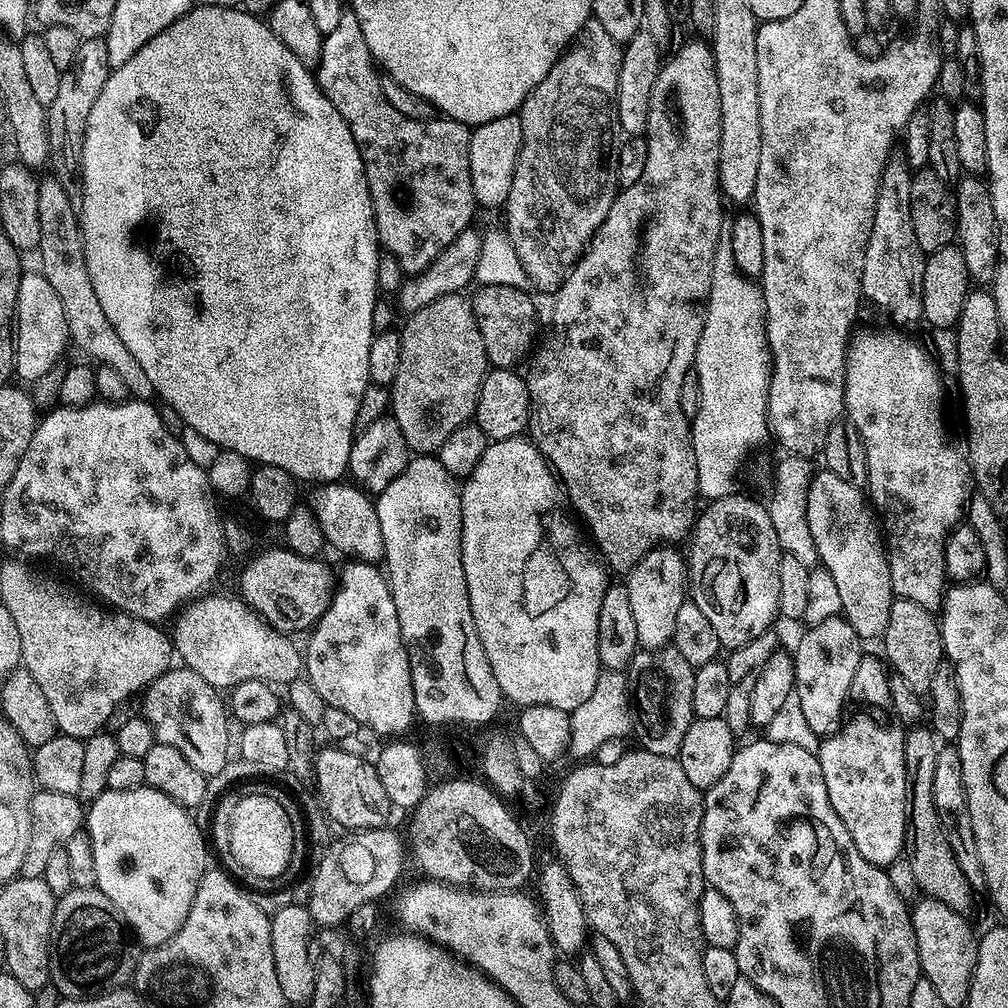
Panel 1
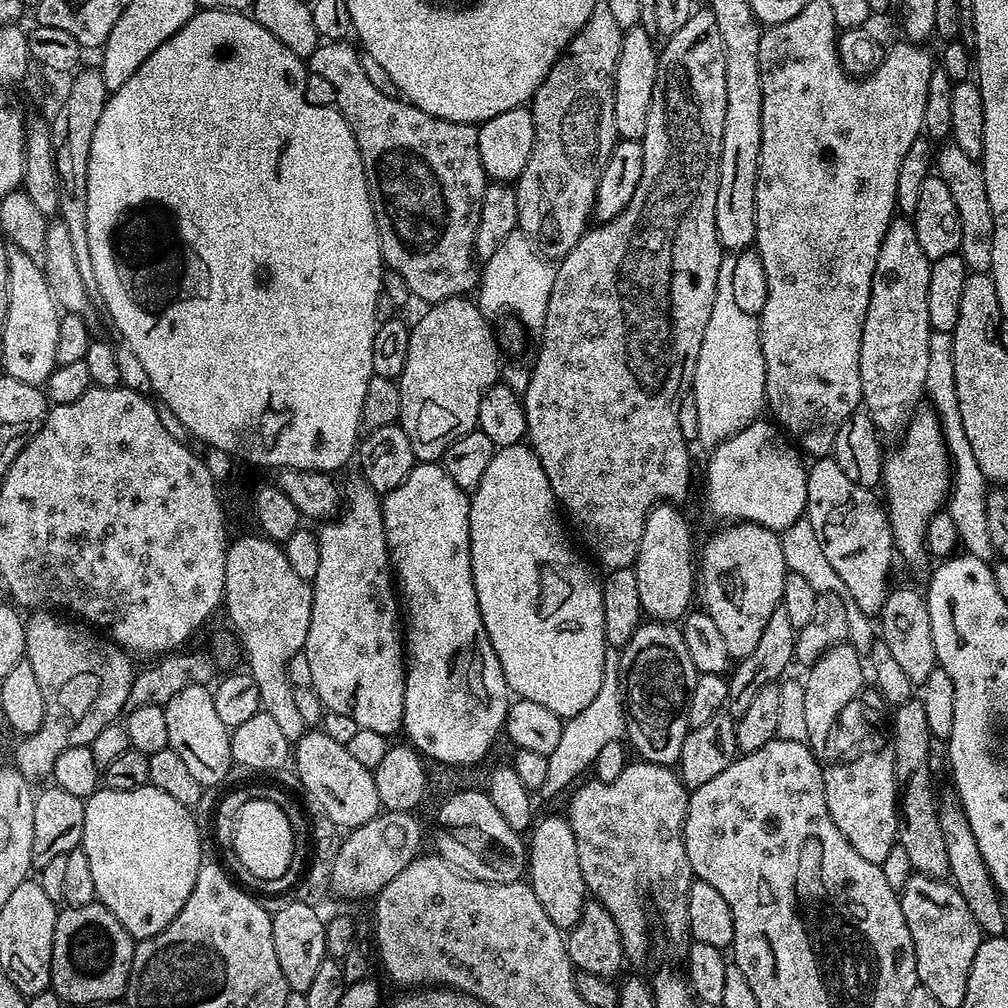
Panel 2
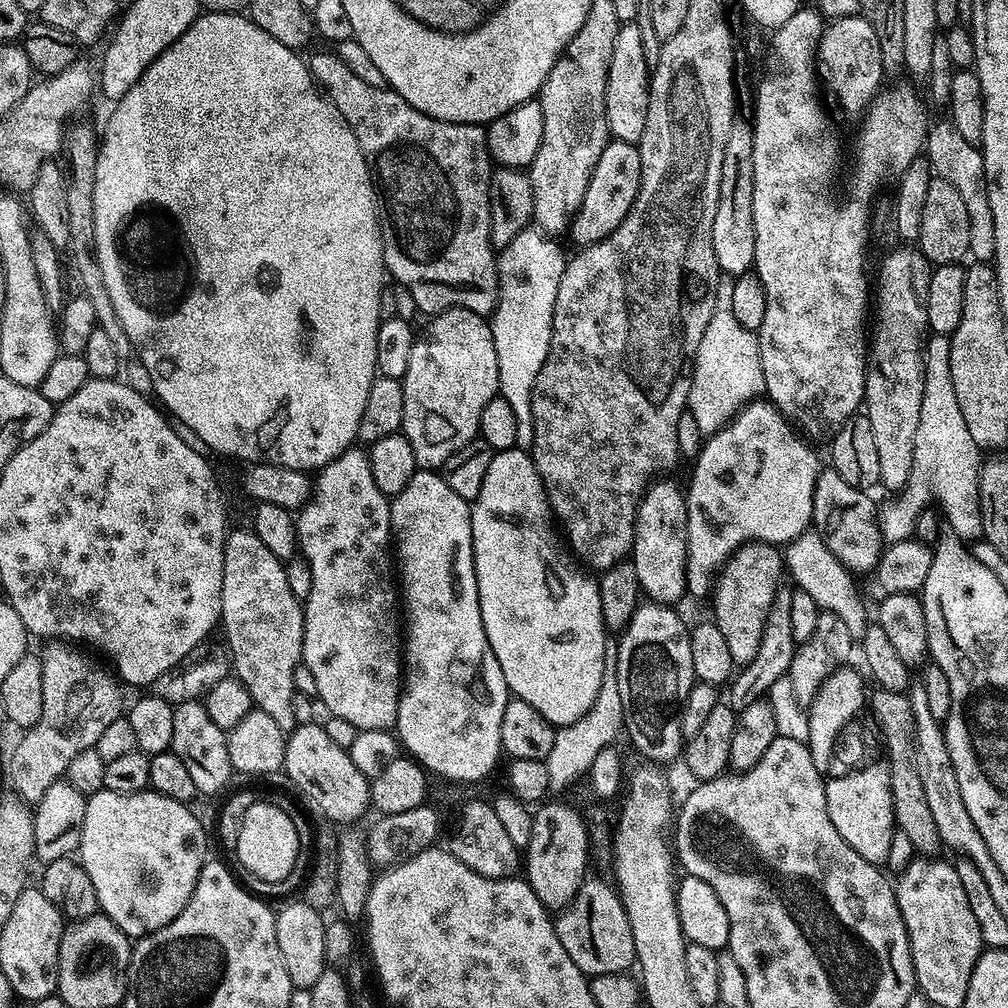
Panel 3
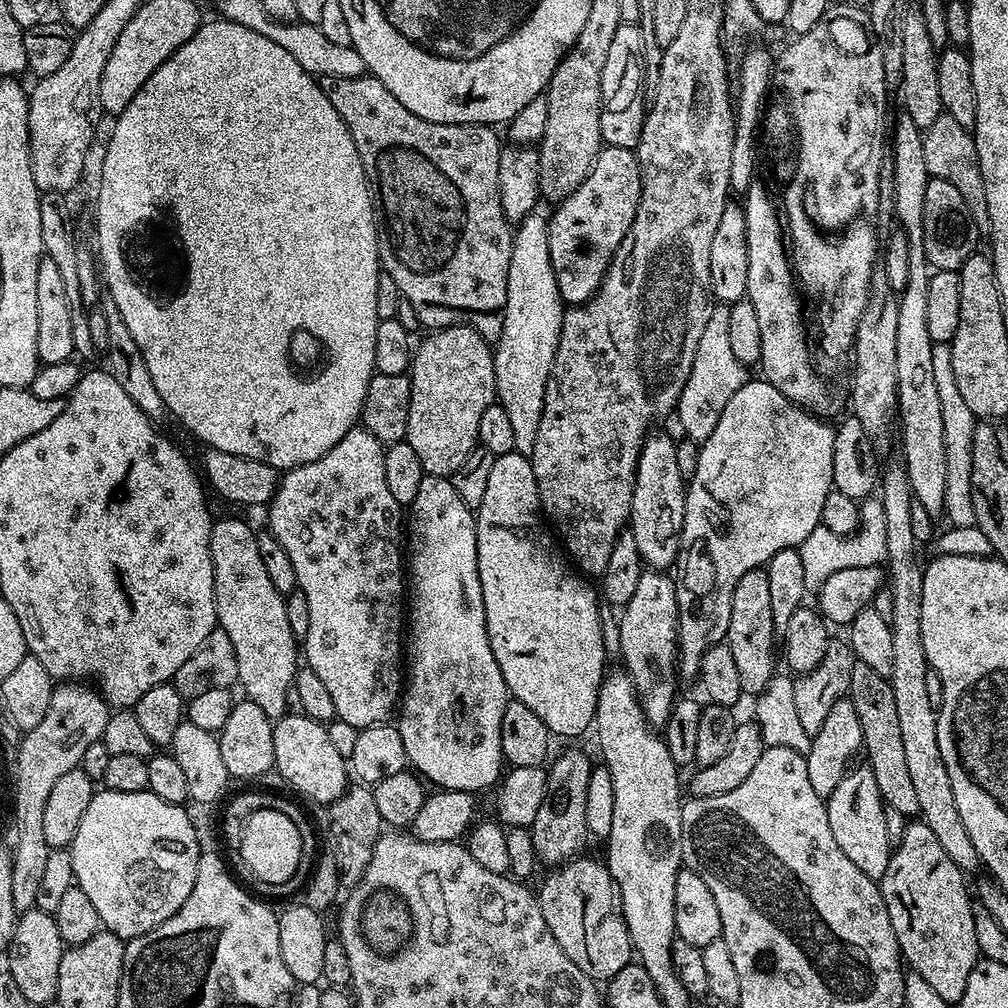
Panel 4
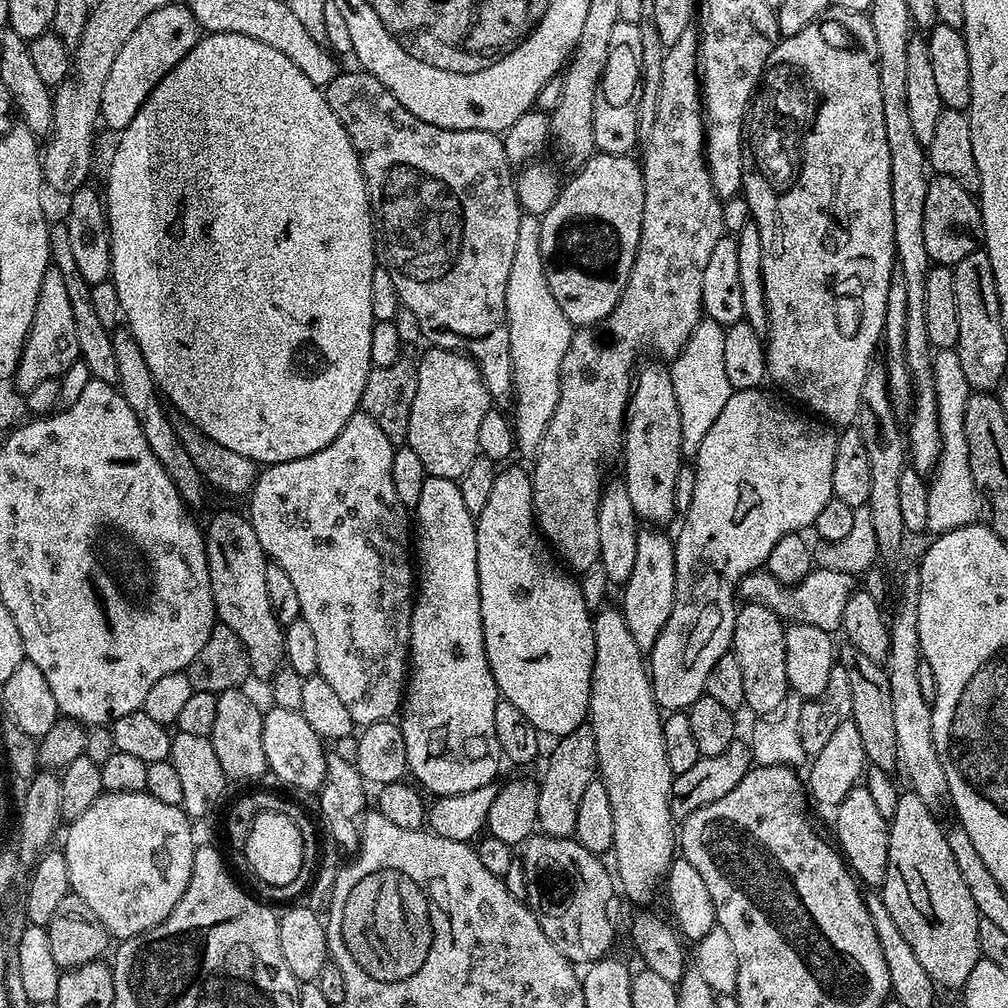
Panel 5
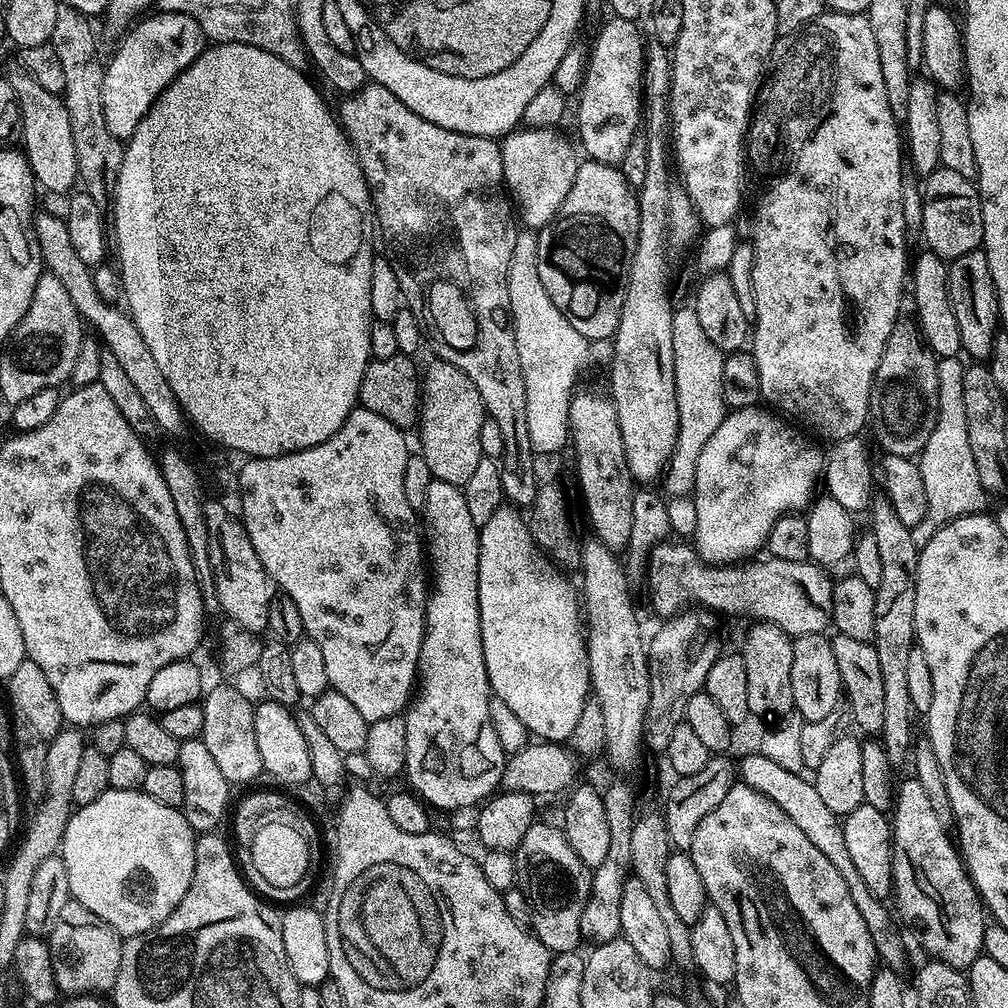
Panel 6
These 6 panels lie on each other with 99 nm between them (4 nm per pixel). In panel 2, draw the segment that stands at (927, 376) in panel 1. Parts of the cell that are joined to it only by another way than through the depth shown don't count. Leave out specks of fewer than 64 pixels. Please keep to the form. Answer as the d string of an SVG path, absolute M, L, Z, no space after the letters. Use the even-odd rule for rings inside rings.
M931 410L912 413L900 442L893 452L885 455L882 477L892 542L899 559L901 556L912 568L927 569L930 557L926 546L926 526L930 526L930 518L934 518L934 514L945 507L952 486L952 462L944 445L940 420Z

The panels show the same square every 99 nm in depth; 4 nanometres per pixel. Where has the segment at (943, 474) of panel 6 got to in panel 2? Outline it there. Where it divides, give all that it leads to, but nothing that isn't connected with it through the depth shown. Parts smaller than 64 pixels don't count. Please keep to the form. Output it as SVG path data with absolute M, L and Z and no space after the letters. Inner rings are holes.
M933 332L930 338L930 359L926 366L926 382L924 383L924 396L929 400L931 411L935 412L940 420L940 429L944 434L944 445L948 448L948 455L952 462L952 486L946 501L946 510L950 518L954 518L954 526L958 526L958 534L963 551L967 555L979 560L991 561L994 556L990 526L988 525L988 494L990 485L982 474L978 462L974 458L974 449L966 438L966 429L962 427L962 413L958 411L958 386L954 386L954 350L952 349L951 332Z

